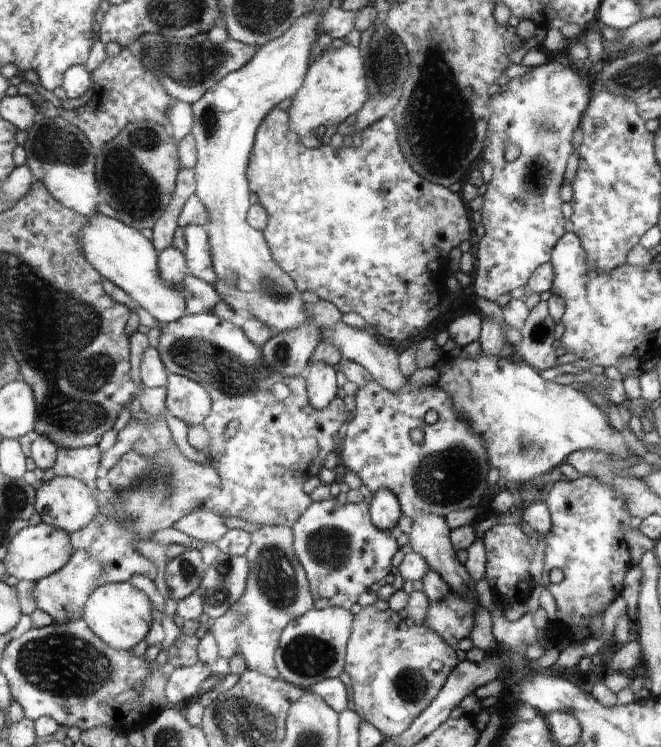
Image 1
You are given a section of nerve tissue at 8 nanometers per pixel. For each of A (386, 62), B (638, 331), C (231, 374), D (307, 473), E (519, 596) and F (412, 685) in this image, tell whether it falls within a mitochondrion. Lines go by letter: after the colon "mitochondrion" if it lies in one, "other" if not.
A: mitochondrion
B: other
C: mitochondrion
D: other
E: other
F: mitochondrion

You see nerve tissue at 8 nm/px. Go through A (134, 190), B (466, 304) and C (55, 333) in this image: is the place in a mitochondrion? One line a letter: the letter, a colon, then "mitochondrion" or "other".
A: mitochondrion
B: other
C: mitochondrion

